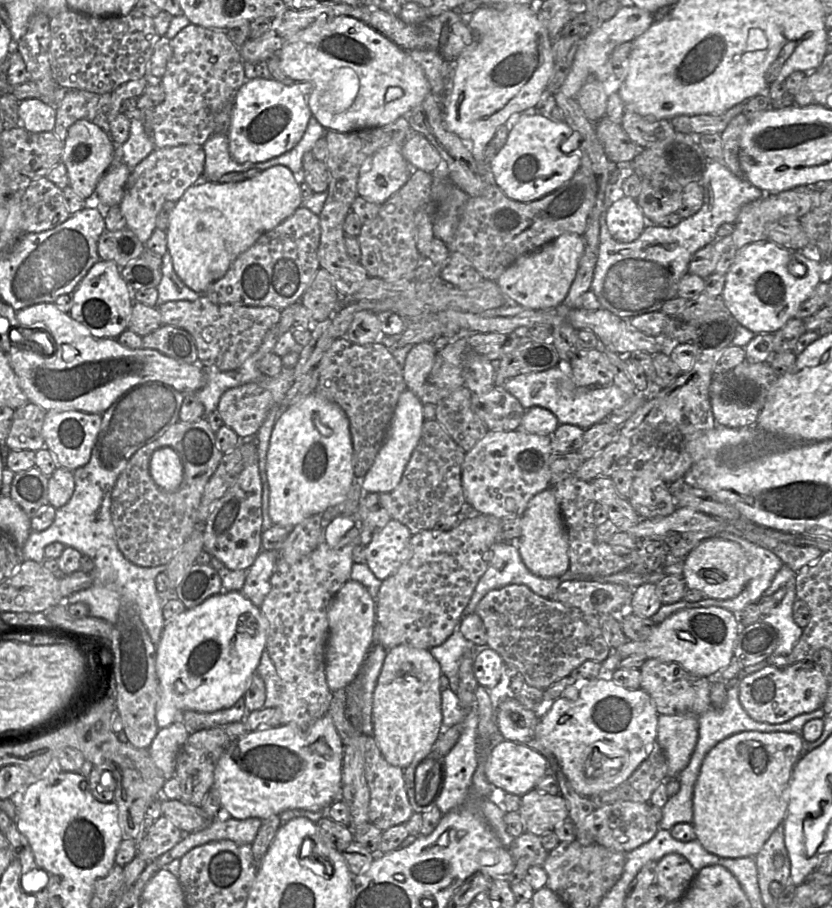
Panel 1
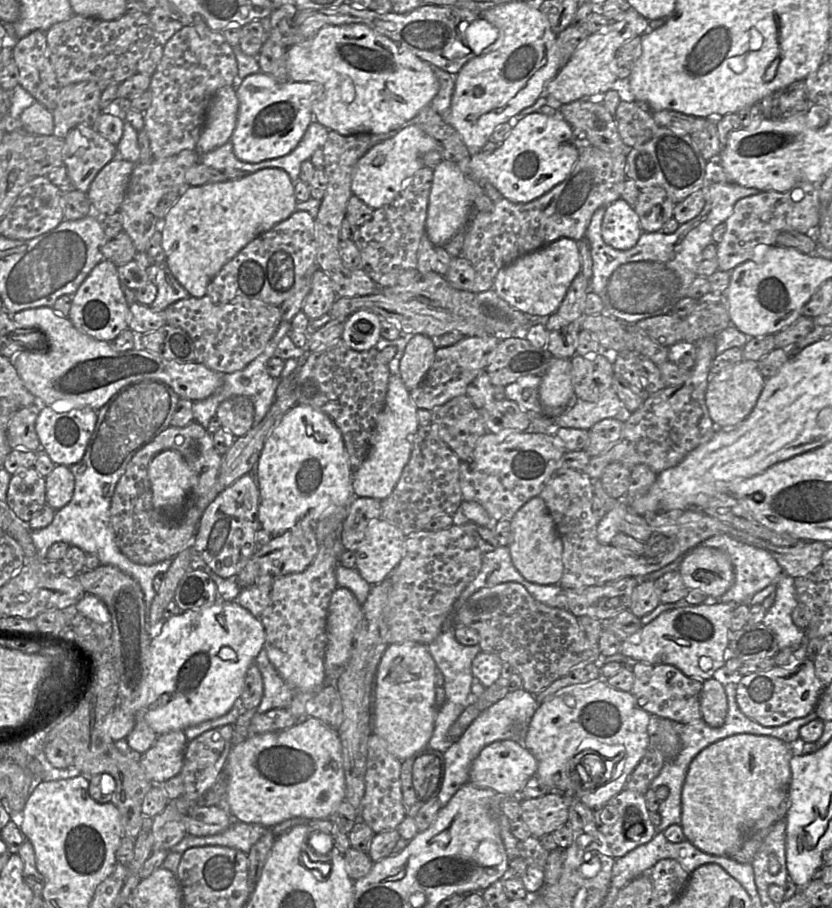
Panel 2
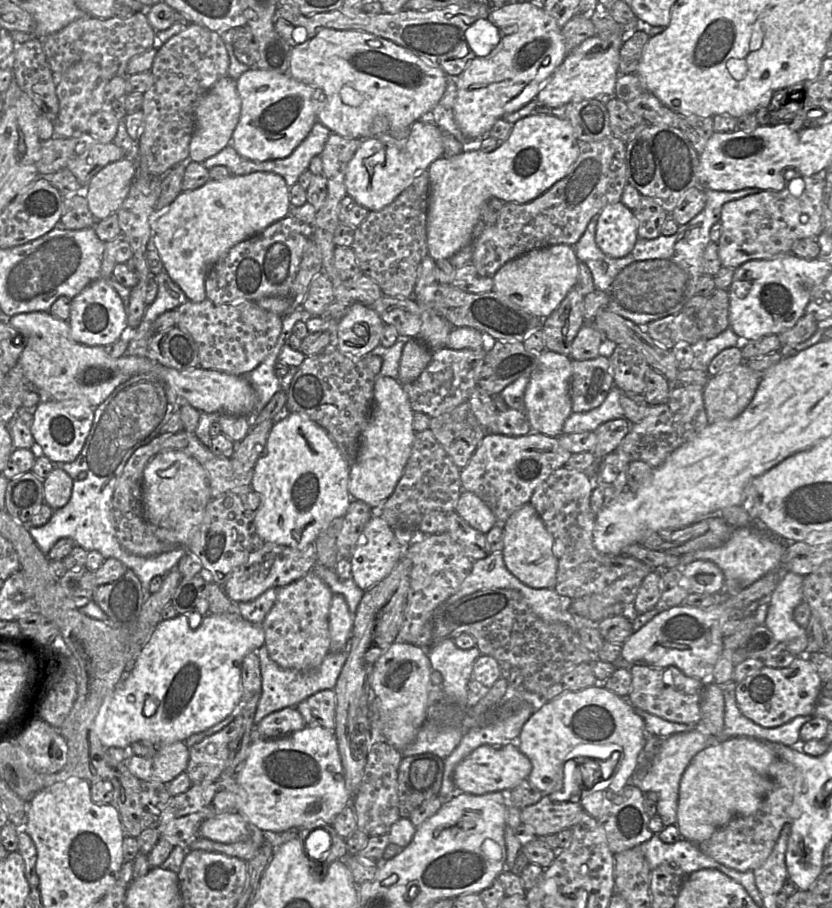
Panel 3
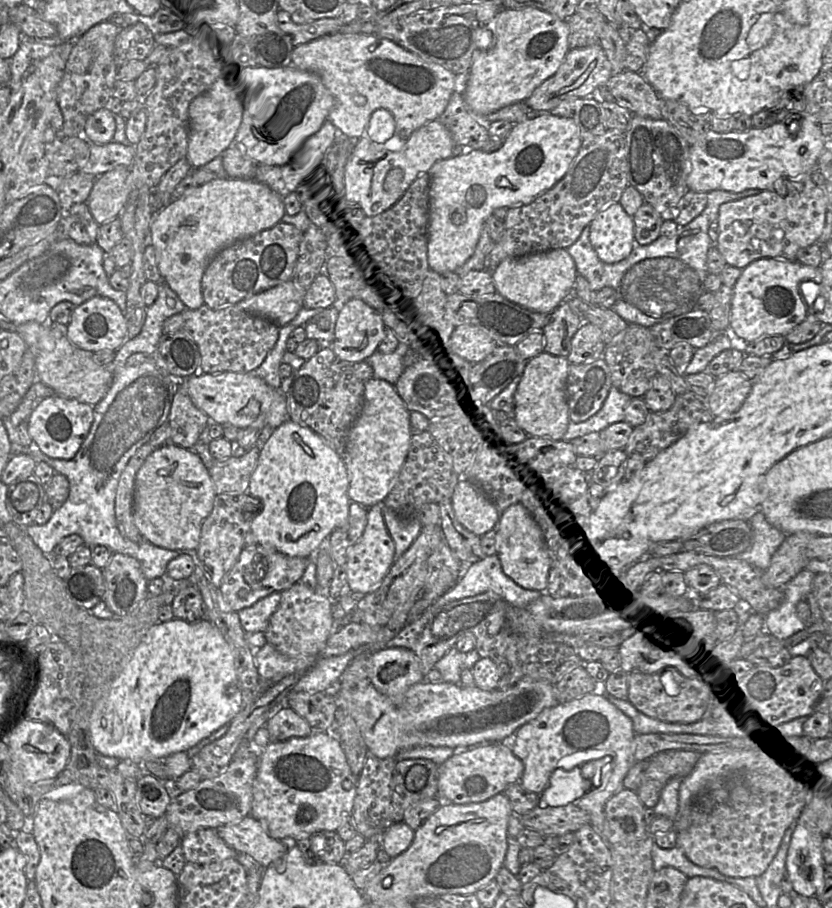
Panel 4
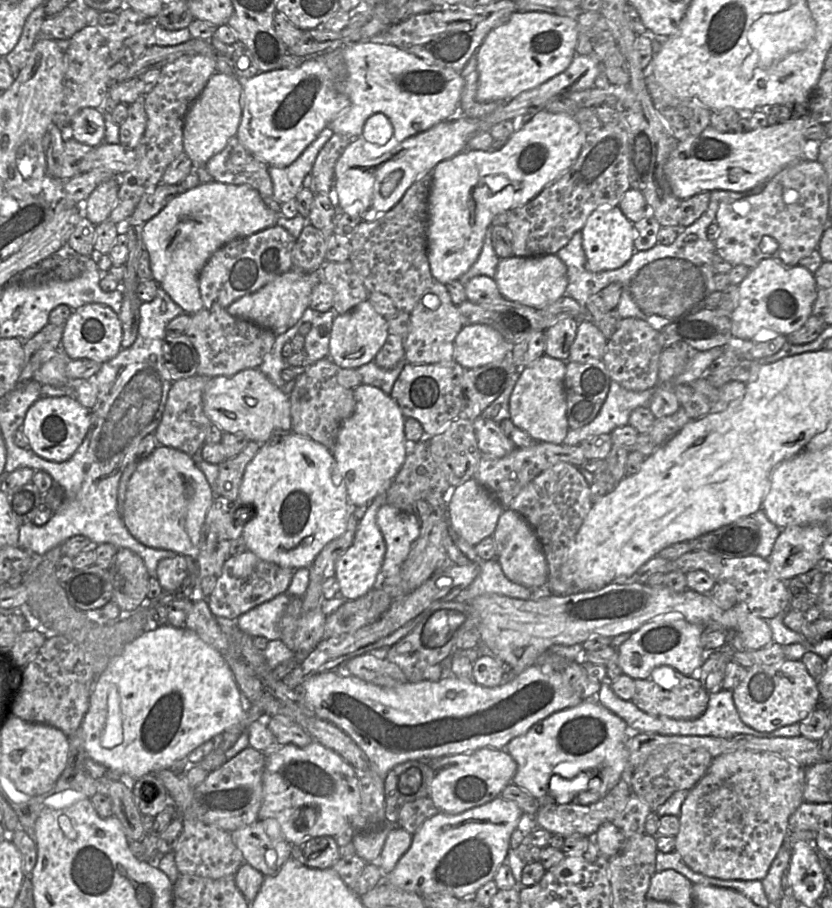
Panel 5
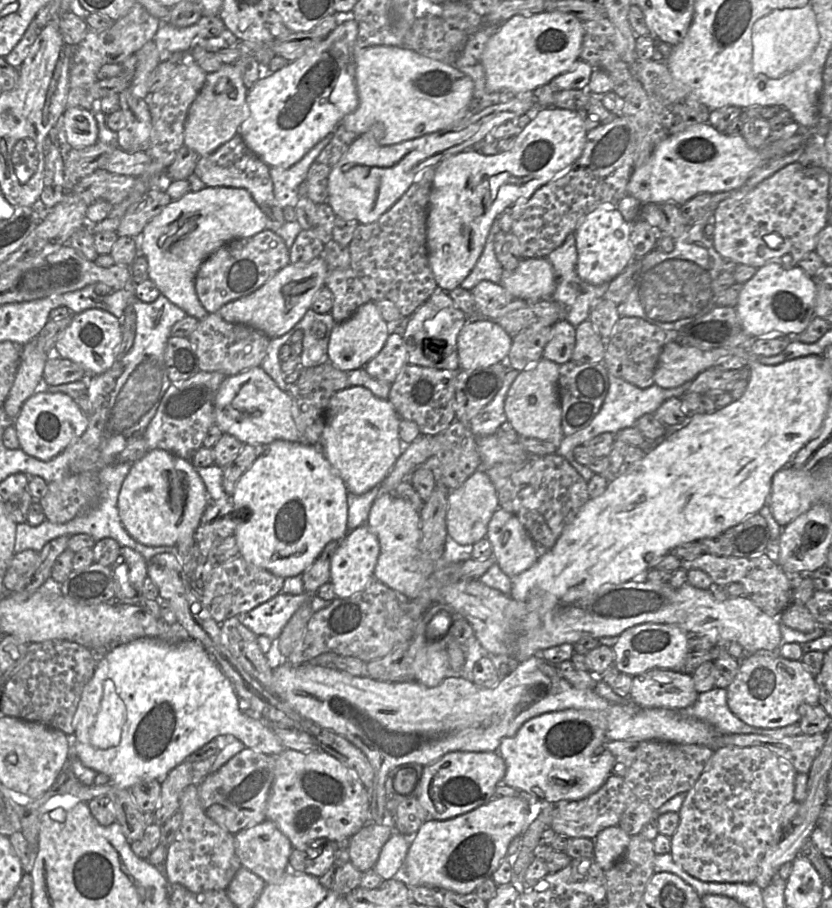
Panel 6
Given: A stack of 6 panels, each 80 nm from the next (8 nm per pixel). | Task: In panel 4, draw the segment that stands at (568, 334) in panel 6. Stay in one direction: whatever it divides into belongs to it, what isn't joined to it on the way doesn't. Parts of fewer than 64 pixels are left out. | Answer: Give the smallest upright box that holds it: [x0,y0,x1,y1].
[542,300,581,358]

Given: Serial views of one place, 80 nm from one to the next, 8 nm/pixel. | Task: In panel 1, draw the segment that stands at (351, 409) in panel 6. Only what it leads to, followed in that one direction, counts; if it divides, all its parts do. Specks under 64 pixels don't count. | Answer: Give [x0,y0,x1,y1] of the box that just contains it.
[360,389,423,493]

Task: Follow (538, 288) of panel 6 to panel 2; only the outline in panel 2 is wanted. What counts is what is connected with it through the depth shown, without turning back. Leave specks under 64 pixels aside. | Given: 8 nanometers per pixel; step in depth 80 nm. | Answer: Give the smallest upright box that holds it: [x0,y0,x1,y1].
[493,237,581,323]

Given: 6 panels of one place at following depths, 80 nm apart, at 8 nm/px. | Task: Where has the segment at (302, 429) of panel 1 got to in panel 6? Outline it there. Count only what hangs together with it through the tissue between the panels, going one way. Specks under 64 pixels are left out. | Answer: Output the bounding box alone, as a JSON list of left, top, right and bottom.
[232,440,348,578]

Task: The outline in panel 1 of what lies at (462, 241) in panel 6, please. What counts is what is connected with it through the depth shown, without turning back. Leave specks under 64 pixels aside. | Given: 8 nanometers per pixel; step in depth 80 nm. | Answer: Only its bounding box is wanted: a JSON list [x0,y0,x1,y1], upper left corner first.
[490,113,581,202]

